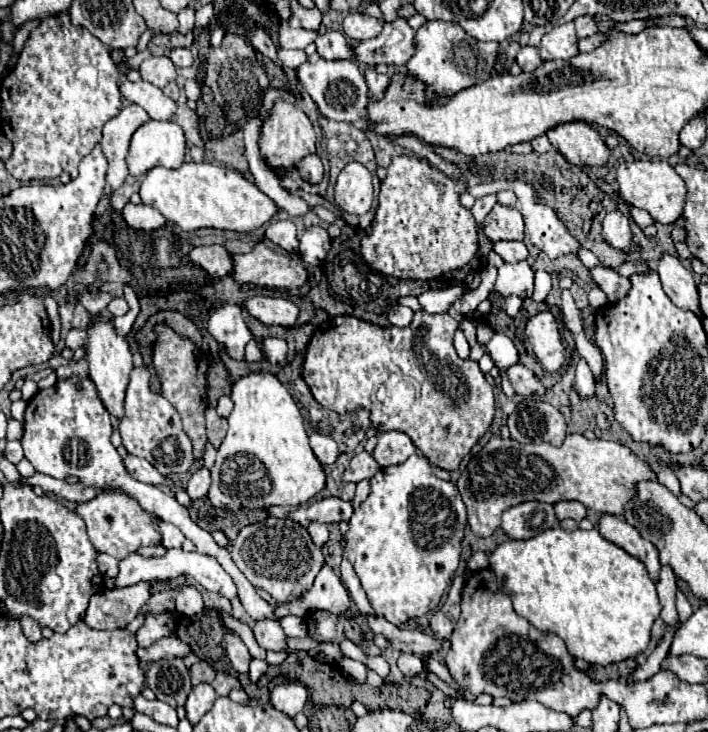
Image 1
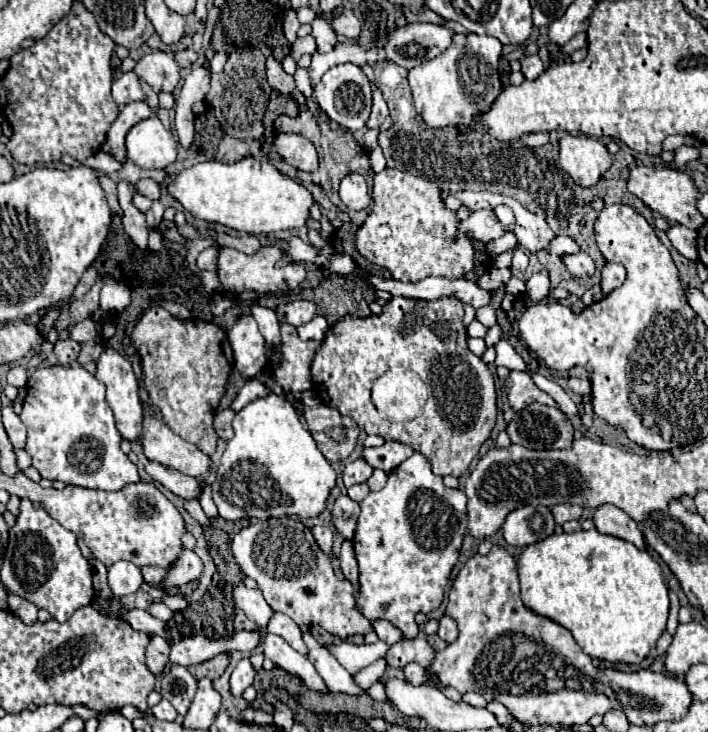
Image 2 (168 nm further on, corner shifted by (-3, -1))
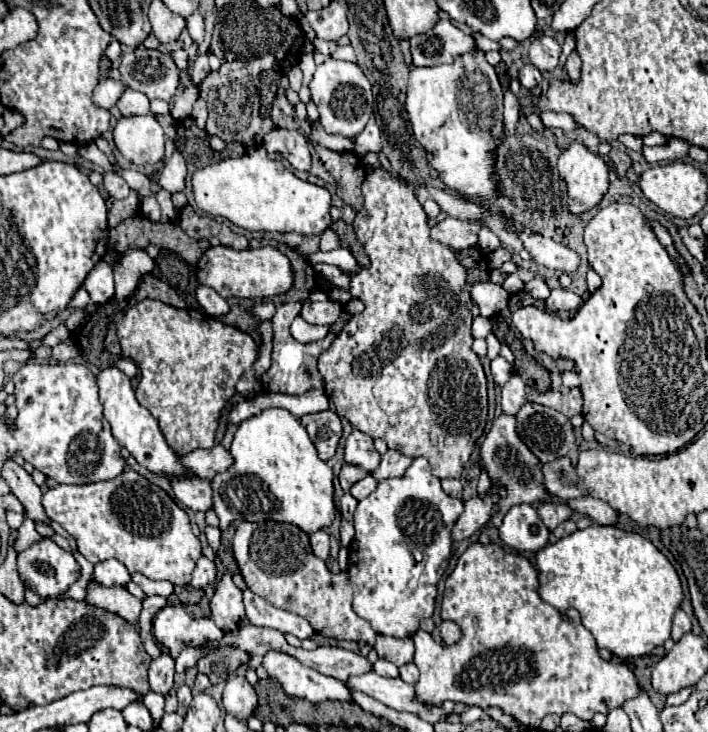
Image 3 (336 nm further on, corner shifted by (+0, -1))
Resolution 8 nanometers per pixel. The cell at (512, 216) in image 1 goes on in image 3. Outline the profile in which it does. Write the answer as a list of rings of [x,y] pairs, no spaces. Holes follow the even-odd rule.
[[[448,216],[444,222],[432,226],[432,240],[438,240],[442,244],[452,246],[456,252],[476,246],[478,242],[478,232],[482,230],[482,226],[478,226],[476,222],[466,222],[466,220],[458,220]]]

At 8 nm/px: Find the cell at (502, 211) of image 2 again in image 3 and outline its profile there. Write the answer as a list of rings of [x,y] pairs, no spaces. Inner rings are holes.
[[[484,226],[479,232],[477,246],[480,250],[482,246],[483,252],[489,254],[498,249],[501,246],[501,242],[488,226]]]

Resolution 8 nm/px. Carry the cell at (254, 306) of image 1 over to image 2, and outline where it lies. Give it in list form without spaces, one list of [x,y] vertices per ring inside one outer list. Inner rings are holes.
[[[297,300],[291,304],[283,304],[277,308],[277,316],[281,322],[289,322],[293,326],[301,326],[311,322],[319,314],[317,304],[307,302],[307,300]]]

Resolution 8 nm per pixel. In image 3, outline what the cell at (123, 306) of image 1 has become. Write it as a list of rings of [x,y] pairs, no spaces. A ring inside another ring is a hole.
[[[100,260],[84,280],[84,288],[88,290],[94,304],[106,304],[114,296],[114,274],[112,266]]]

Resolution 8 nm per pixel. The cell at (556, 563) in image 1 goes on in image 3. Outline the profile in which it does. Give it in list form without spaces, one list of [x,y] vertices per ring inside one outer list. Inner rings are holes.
[[[592,524],[538,550],[534,568],[538,570],[538,596],[564,618],[568,610],[578,610],[582,626],[592,632],[598,648],[606,648],[618,658],[638,658],[670,638],[672,616],[682,602],[682,584],[668,558],[640,534],[624,532],[618,526]]]

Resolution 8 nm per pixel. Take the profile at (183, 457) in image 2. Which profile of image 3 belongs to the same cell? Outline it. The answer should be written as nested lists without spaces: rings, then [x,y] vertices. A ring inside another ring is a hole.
[[[220,444],[210,448],[210,450],[194,450],[194,452],[188,452],[188,454],[178,454],[178,460],[192,474],[206,478],[206,480],[212,480],[218,472],[226,470],[232,464],[228,450],[222,448]]]

